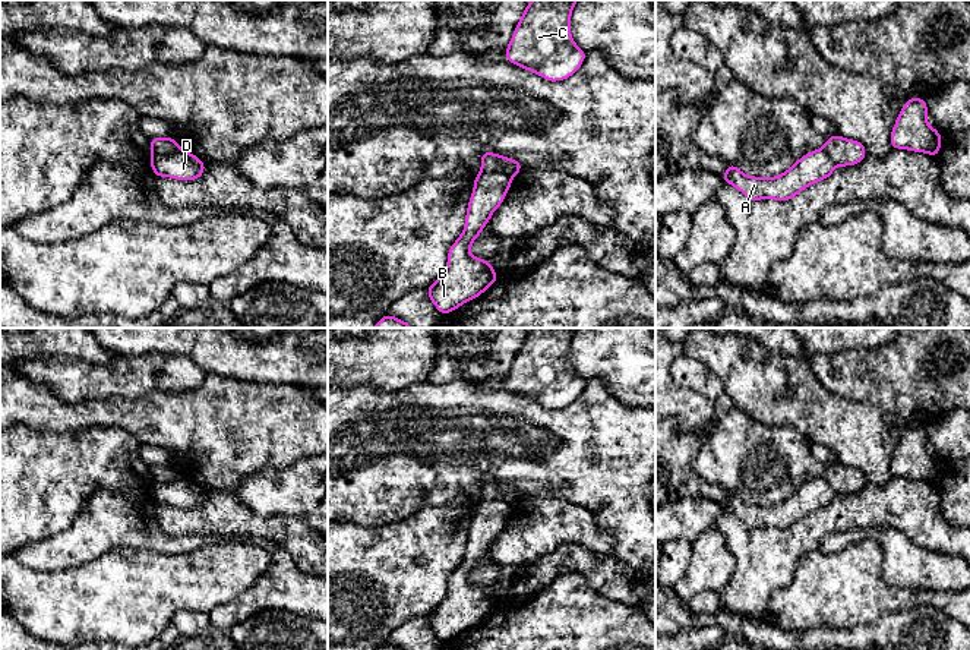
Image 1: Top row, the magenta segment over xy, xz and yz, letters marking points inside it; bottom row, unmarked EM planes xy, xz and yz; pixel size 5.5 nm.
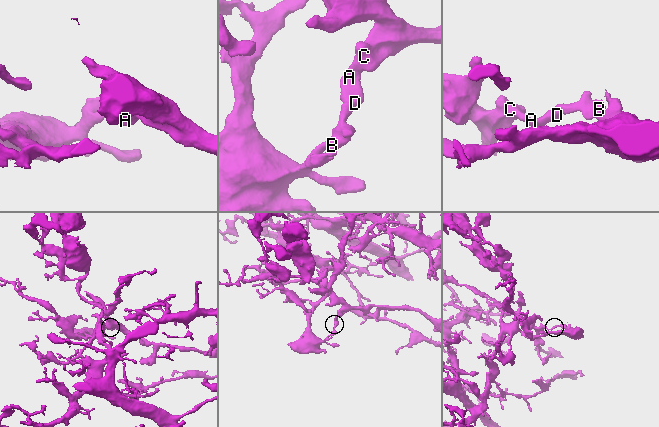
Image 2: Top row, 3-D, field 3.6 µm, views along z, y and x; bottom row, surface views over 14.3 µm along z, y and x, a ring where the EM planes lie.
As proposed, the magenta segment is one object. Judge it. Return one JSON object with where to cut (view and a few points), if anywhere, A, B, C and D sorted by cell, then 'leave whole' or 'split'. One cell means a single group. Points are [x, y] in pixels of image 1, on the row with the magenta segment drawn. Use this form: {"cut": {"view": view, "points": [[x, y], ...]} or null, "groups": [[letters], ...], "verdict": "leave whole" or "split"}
{"cut": {"view": "xy", "points": [[180, 148], [168, 154], [154, 154], [151, 157]]}, "groups": [["A", "C", "D"], ["B"]], "verdict": "split"}

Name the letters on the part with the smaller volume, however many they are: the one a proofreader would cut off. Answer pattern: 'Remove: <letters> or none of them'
Remove: A, C, D

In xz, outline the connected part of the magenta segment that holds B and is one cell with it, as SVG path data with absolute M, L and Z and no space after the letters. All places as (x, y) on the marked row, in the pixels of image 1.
M480 171L474 184L464 231L448 252L446 269L427 287L429 299L442 315L478 297L499 280L489 261L470 255L470 246L503 202L511 187L511 177Z

